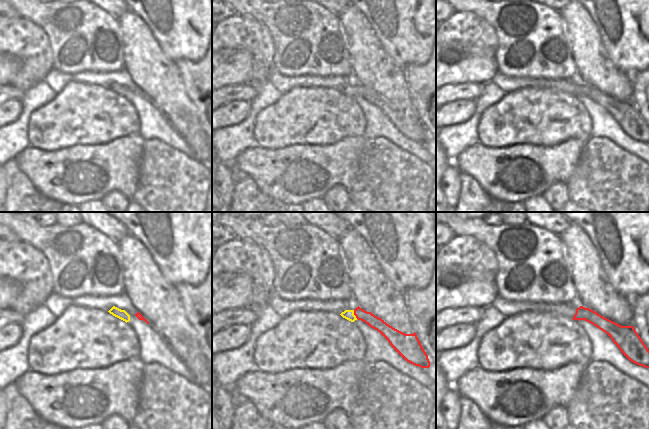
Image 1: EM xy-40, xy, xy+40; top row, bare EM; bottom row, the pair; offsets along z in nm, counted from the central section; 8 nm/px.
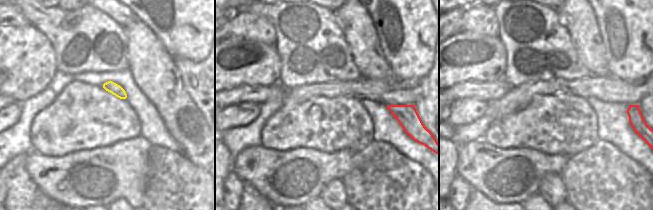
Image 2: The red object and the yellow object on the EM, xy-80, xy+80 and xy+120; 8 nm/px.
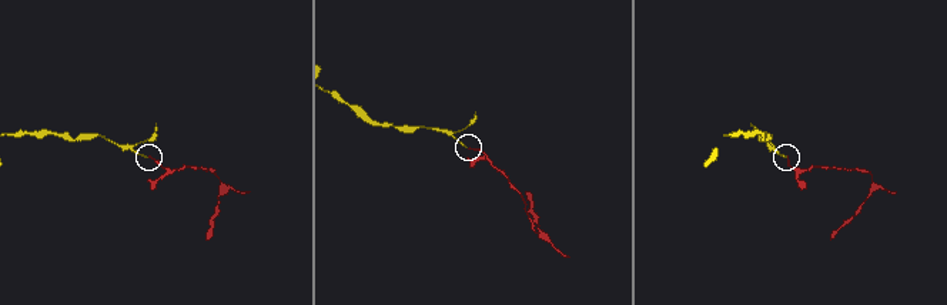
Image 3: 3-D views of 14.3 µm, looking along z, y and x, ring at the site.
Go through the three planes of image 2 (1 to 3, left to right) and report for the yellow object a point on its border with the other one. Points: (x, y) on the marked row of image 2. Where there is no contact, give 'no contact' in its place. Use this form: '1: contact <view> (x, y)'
1: no contact
2: no contact
3: no contact

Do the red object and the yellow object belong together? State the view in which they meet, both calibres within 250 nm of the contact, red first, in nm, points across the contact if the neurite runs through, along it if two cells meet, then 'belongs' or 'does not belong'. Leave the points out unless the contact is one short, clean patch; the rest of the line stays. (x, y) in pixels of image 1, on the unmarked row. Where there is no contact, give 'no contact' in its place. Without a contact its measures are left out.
xy | 100/80 nm | across xy (373, 97), (361, 90), (354, 90), (347, 90) | belongs

